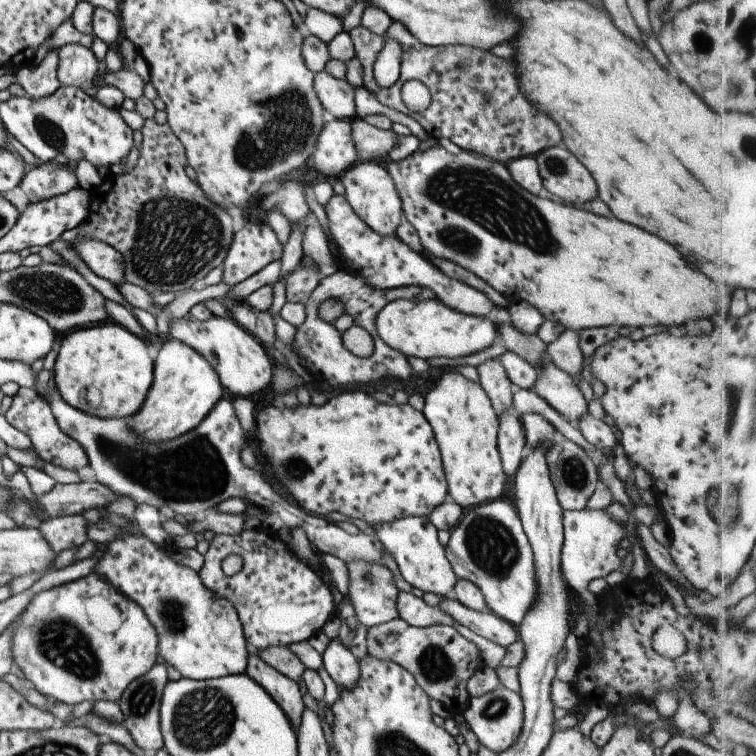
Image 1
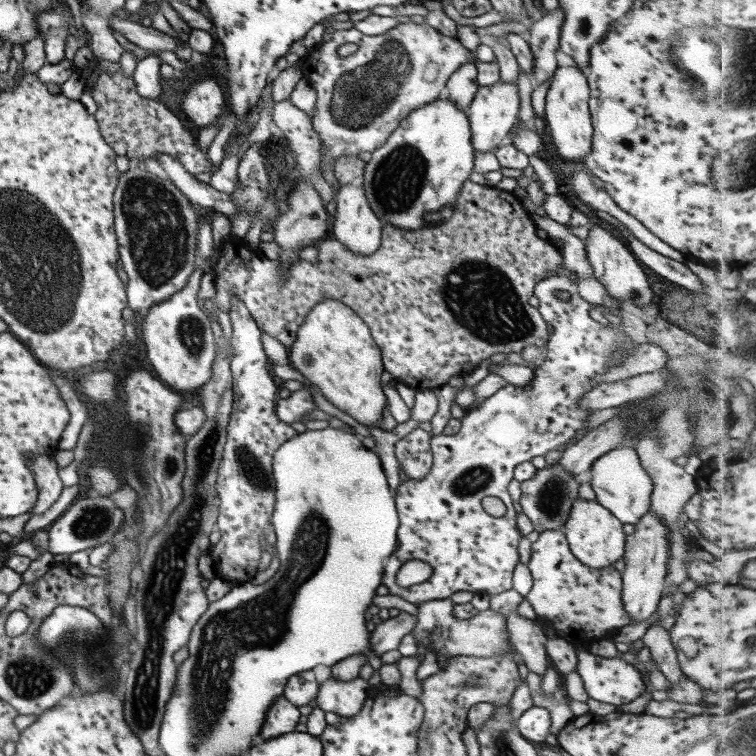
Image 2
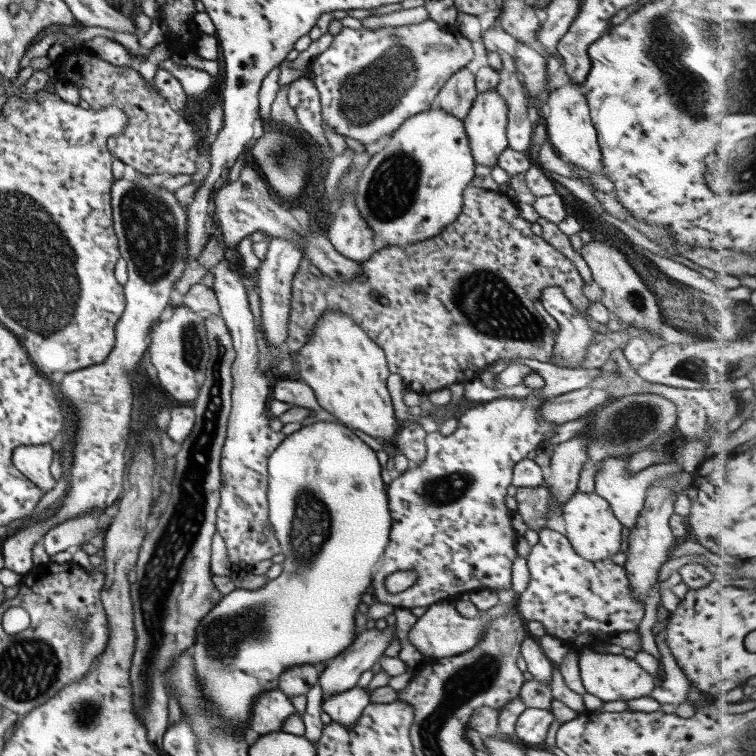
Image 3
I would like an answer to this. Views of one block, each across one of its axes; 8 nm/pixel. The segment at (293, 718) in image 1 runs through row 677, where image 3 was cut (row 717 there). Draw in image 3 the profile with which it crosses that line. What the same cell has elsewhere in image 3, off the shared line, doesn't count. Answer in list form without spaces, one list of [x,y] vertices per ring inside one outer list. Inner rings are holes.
[[[269,689],[257,695],[257,699],[249,707],[248,727],[263,736],[279,732],[281,722],[295,711],[289,698],[279,689]]]

